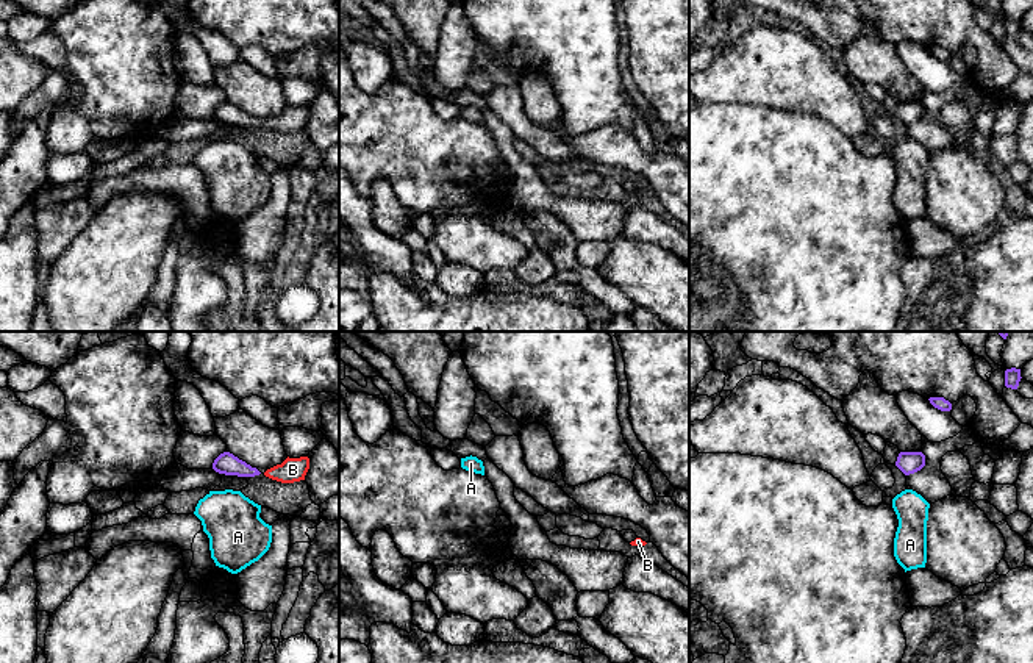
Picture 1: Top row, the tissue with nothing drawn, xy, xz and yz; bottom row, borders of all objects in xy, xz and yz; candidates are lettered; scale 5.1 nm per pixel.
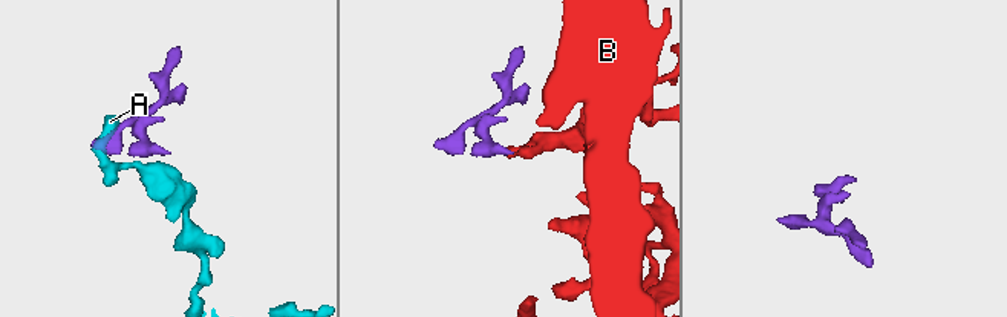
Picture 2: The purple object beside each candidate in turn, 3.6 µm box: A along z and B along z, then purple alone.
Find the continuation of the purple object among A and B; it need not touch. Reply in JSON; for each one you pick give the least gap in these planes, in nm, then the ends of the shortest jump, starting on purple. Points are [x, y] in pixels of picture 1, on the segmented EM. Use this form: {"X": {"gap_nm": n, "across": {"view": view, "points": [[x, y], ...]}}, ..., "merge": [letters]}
{"B": {"gap_nm": 20, "across": {"view": "xy", "points": [[260, 473], [264, 473]]}}, "merge": ["B"]}

